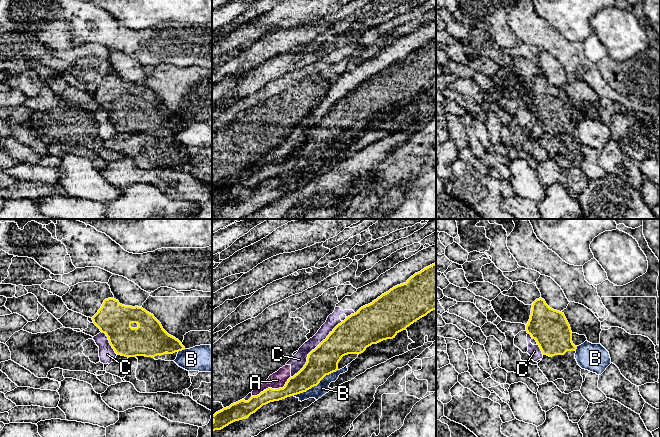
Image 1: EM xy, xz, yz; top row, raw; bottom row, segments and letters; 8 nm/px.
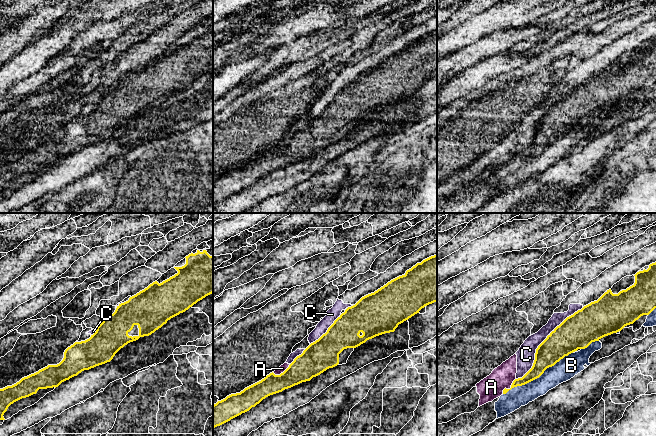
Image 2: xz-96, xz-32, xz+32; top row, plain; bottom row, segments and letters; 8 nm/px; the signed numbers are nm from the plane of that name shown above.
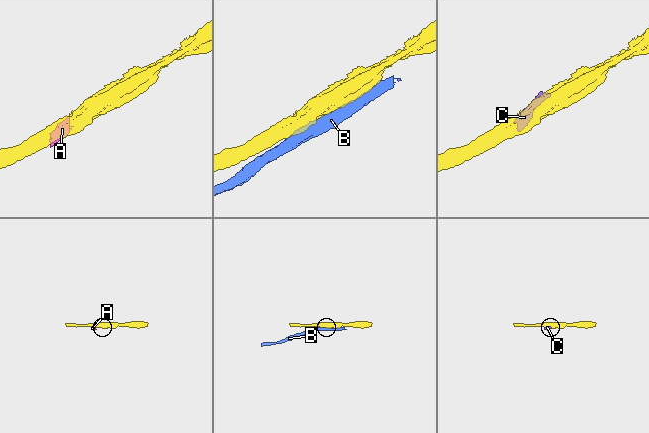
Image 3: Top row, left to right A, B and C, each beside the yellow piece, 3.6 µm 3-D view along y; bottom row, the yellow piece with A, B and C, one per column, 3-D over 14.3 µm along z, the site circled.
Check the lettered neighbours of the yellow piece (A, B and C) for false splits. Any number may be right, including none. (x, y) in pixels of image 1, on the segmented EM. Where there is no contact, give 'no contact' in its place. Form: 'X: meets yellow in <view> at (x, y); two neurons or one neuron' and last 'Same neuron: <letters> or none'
A: meets yellow in xz at (271, 388); two neurons
B: meets yellow in xz at (315, 385); two neurons
C: meets yellow in xz at (314, 349); two neurons
Same neuron: none

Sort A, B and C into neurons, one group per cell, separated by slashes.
A C / B

